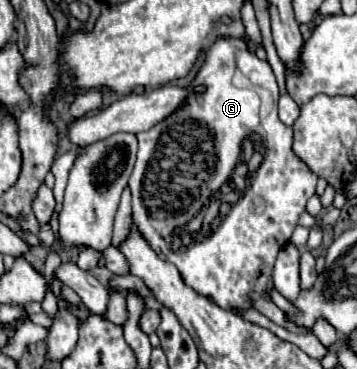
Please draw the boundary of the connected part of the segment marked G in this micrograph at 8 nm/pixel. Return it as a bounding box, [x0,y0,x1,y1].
[129,39,317,315]

